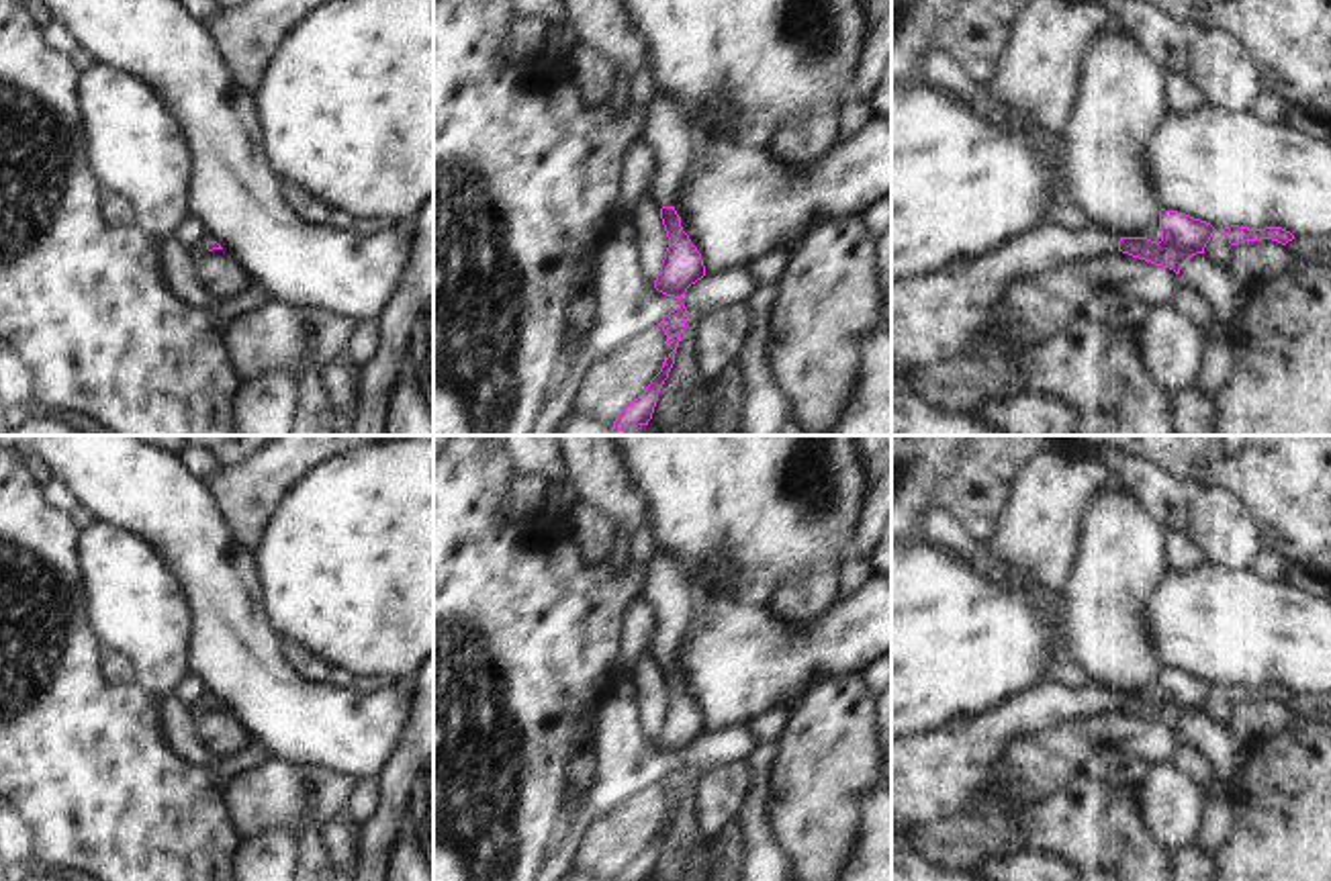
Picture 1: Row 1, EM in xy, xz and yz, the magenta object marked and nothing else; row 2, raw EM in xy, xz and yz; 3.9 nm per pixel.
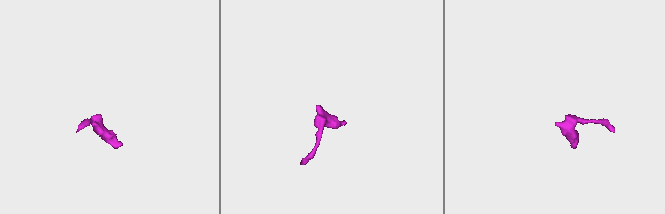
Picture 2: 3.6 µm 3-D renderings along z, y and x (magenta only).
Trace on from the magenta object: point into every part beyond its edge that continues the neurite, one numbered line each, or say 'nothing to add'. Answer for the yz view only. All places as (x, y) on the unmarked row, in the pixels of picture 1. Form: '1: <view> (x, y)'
1: yz (935, 775).

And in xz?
1: xz (667, 589).

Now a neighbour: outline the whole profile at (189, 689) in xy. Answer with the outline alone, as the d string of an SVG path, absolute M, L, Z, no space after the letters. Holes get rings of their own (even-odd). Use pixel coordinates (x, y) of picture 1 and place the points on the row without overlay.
M190 670L182 675L182 679L178 681L174 689L174 697L190 709L194 707L194 703L198 701L202 693L204 693L202 685L198 683L198 679L192 677Z

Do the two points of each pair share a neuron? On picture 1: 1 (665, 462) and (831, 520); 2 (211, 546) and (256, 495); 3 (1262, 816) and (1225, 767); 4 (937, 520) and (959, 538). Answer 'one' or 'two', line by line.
1: one
2: two
3: two
4: one

